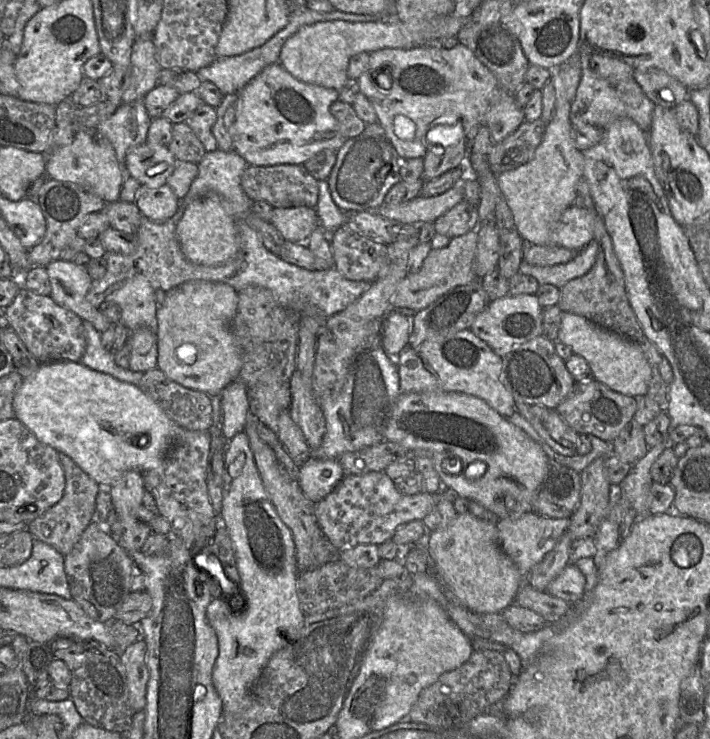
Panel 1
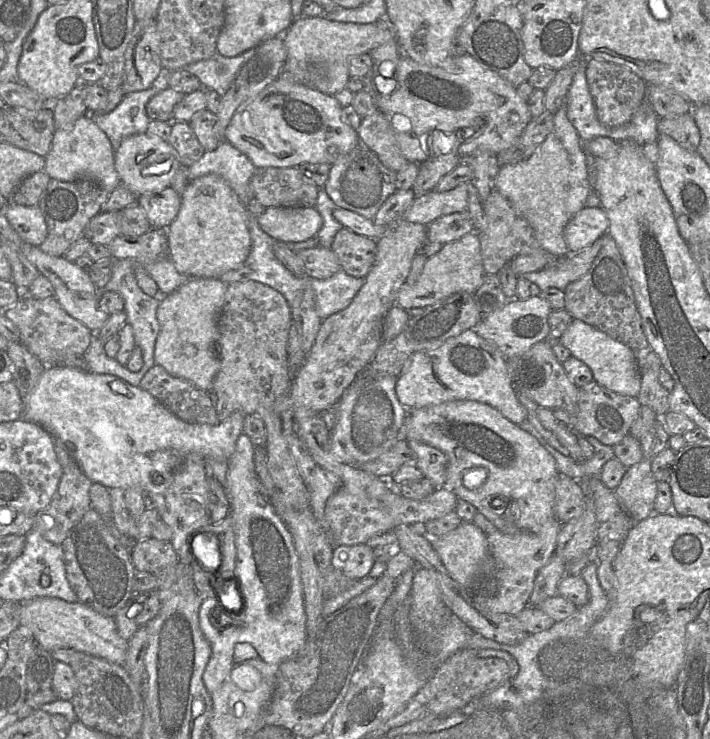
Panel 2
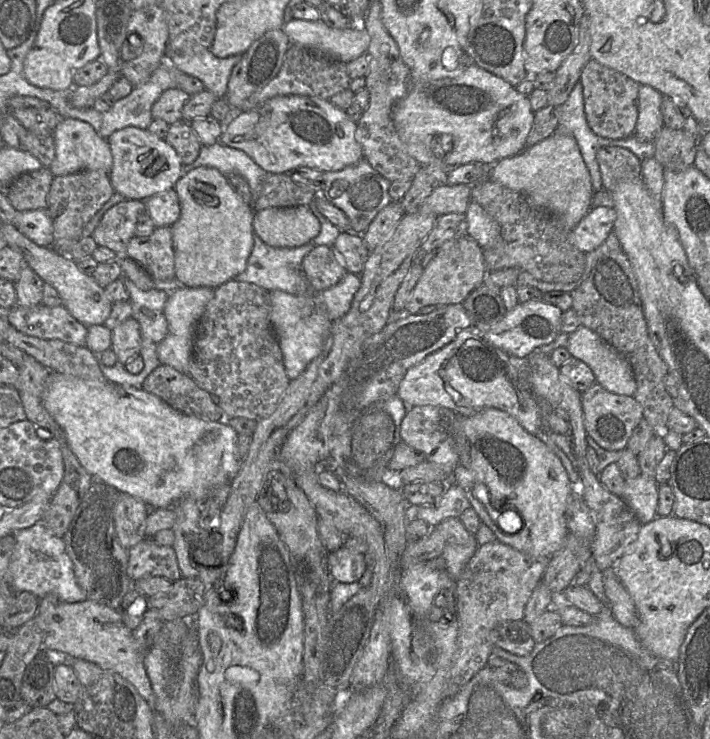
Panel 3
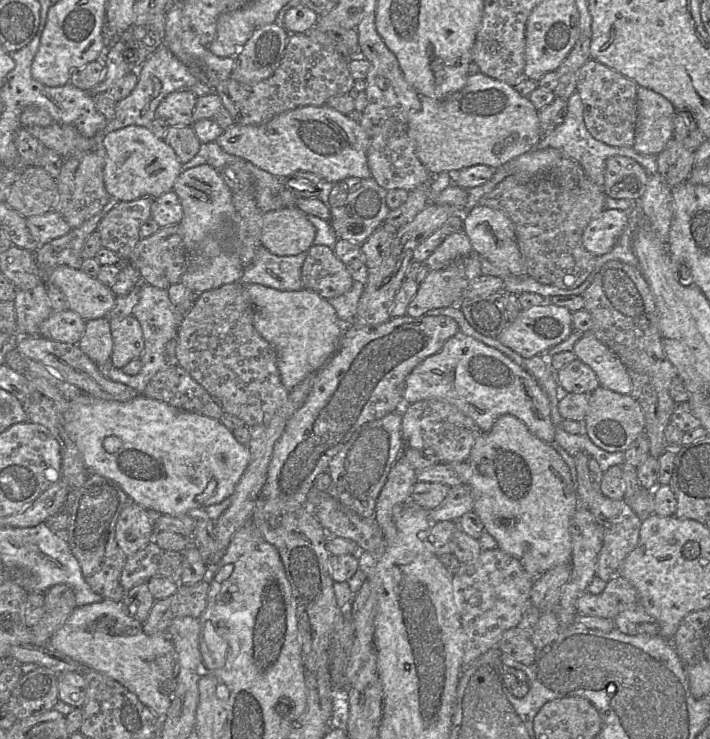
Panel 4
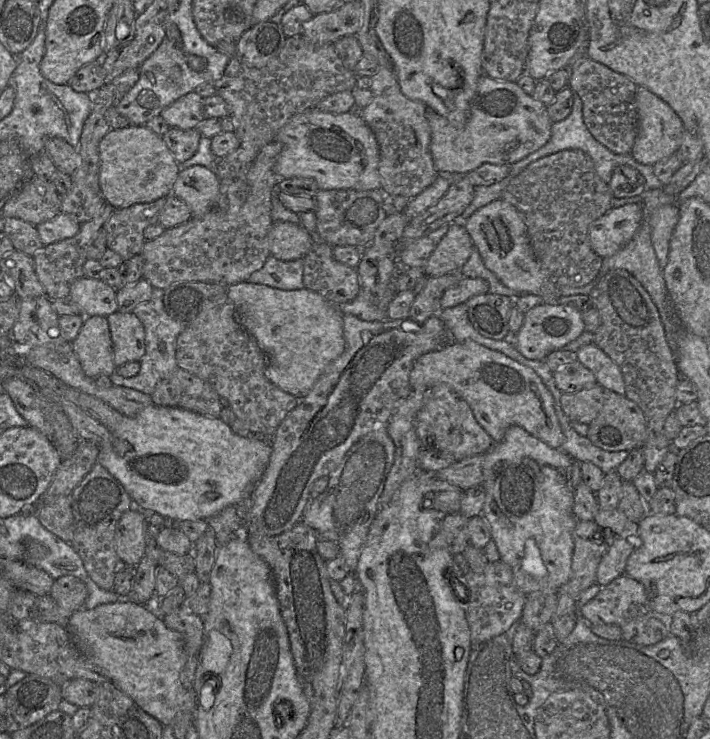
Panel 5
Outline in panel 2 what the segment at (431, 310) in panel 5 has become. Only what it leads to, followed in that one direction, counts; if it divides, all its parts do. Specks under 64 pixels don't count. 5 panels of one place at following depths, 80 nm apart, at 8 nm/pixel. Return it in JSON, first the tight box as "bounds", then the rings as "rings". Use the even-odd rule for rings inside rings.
{"bounds":[396,232,484,311],"rings":[[[469,232],[459,240],[443,245],[437,254],[428,258],[416,283],[402,284],[396,297],[396,305],[407,311],[430,306],[454,293],[474,294],[482,284],[484,275],[478,234]]]}

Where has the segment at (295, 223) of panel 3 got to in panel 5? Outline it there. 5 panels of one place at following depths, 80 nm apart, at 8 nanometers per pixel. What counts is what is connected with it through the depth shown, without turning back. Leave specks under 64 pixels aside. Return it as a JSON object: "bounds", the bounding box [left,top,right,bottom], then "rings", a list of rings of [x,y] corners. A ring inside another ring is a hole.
{"bounds":[268,221,313,261],"rings":[[[275,221],[268,233],[268,244],[275,258],[291,261],[307,255],[313,238],[301,224]]]}

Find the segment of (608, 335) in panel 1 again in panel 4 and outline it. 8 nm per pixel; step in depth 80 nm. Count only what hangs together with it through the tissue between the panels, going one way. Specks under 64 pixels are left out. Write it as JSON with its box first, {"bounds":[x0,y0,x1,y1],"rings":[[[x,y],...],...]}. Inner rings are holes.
{"bounds":[573,331,632,395],"rings":[[[590,331],[575,343],[573,353],[595,373],[600,386],[614,392],[630,395],[632,384],[620,358]]]}

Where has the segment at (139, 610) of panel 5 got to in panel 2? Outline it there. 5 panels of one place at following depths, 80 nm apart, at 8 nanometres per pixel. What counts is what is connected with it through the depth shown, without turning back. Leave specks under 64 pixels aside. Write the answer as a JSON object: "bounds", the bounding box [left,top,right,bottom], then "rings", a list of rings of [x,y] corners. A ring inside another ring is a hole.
{"bounds":[20,597,128,666],"rings":[[[39,597],[22,603],[20,625],[29,628],[45,650],[70,648],[124,666],[128,641],[118,633],[114,618],[104,616],[87,605],[60,598]]]}

